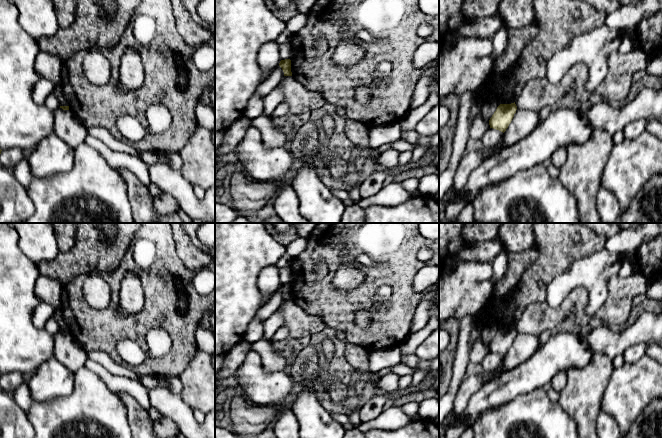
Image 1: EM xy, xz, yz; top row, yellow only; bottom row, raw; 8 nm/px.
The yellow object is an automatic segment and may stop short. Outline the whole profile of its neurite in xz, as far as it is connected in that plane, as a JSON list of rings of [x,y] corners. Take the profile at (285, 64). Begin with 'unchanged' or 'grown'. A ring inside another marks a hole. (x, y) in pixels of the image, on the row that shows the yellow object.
unchanged; [[[290,59],[281,60],[279,66],[282,68],[284,76],[292,76]]]

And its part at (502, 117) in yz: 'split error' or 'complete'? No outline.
complete

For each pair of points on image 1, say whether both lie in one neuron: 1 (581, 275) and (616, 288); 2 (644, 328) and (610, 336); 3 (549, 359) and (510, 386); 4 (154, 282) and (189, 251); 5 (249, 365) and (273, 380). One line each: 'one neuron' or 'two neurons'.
1: two neurons
2: one neuron
3: one neuron
4: two neurons
5: one neuron

